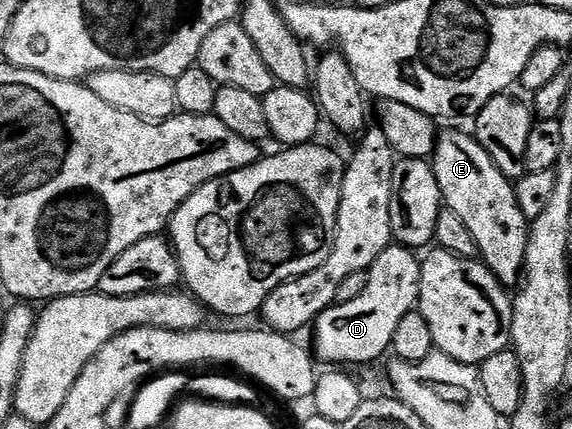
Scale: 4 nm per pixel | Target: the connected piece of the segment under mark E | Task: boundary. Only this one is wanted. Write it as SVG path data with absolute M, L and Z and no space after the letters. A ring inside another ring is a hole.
M440 131L433 167L444 205L458 214L469 234L473 234L482 263L503 285L518 285L523 279L529 221L521 214L521 206L517 206L514 183L497 170L497 162L485 154L485 146L478 144L470 131Z

